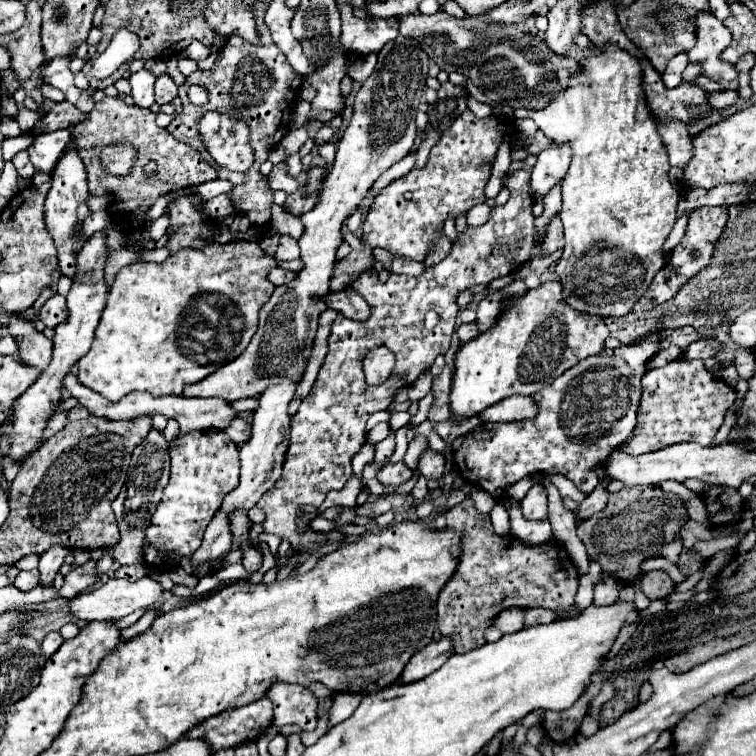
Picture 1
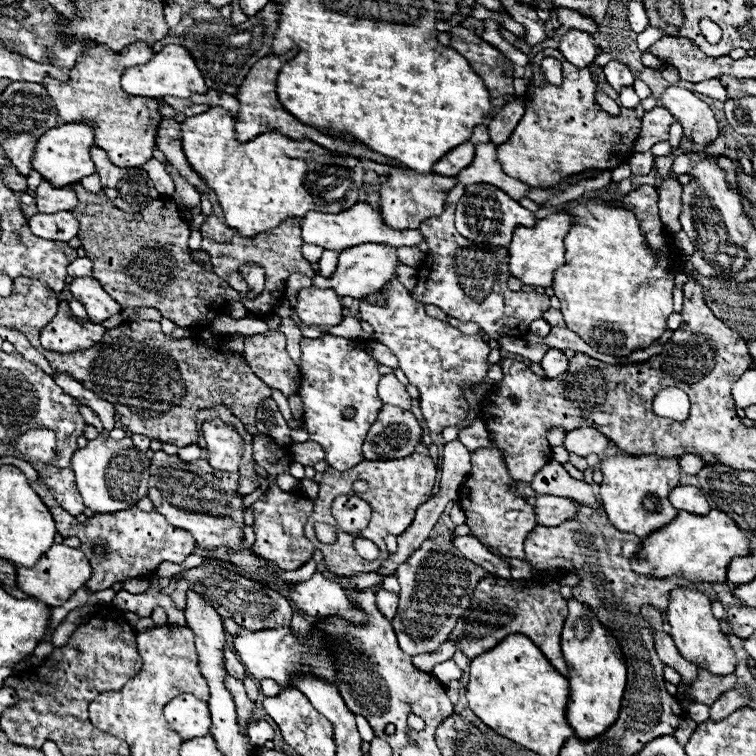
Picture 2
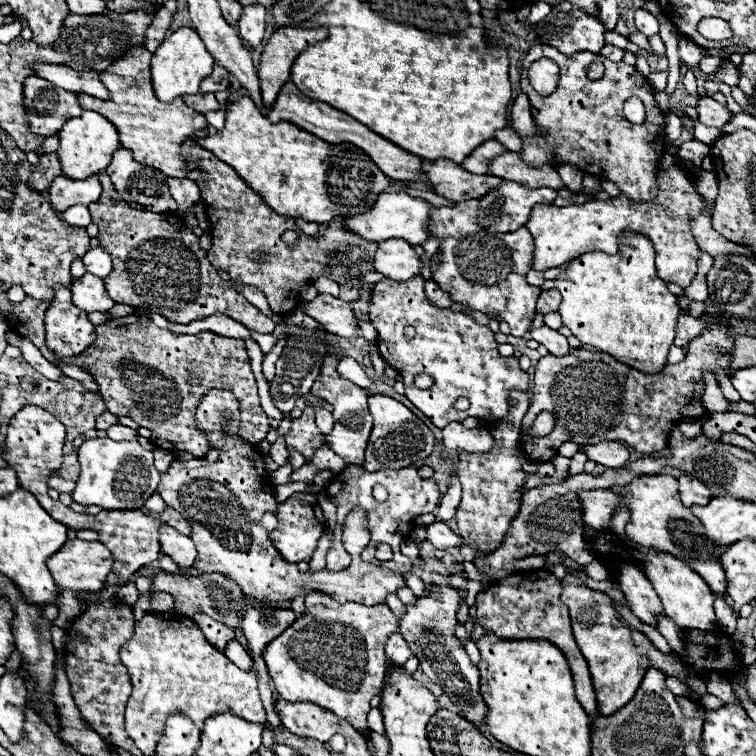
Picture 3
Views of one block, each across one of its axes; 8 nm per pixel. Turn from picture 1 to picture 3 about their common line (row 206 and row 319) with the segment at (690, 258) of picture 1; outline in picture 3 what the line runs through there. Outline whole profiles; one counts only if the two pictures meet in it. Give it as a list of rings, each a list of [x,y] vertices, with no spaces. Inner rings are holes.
[[[704,300],[704,306],[706,310],[702,318],[716,318],[718,326],[708,328],[700,336],[692,338],[688,342],[684,360],[678,364],[666,364],[658,374],[642,374],[614,360],[612,356],[590,348],[570,350],[566,358],[556,358],[552,354],[544,356],[536,364],[532,404],[522,422],[520,448],[526,458],[542,464],[556,456],[562,442],[576,442],[578,446],[584,446],[604,440],[618,440],[636,452],[654,454],[666,448],[668,434],[678,422],[684,418],[706,418],[708,410],[702,404],[704,370],[712,372],[714,376],[720,368],[728,370],[726,374],[734,374],[730,360],[734,354],[734,336],[730,334],[730,326],[724,322],[724,312],[710,300]],[[542,410],[554,414],[556,426],[542,438],[530,438],[528,432]],[[628,416],[638,416],[640,428],[636,432],[628,428]]]

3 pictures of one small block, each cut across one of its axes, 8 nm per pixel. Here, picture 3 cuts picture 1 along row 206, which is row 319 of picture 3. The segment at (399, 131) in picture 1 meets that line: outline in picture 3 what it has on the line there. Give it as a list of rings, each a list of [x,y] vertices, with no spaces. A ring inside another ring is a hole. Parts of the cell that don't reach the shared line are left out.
[[[318,294],[312,302],[304,302],[302,312],[314,318],[324,330],[338,334],[346,340],[356,338],[356,316],[350,310],[348,302],[334,298],[330,294]]]

